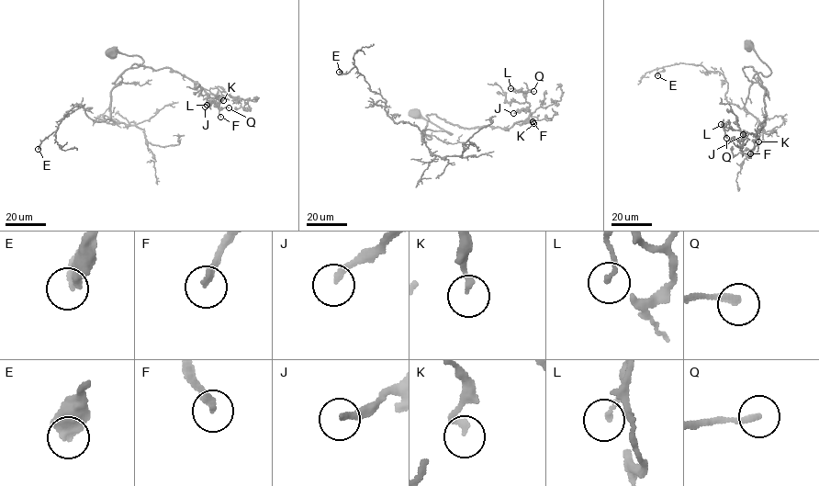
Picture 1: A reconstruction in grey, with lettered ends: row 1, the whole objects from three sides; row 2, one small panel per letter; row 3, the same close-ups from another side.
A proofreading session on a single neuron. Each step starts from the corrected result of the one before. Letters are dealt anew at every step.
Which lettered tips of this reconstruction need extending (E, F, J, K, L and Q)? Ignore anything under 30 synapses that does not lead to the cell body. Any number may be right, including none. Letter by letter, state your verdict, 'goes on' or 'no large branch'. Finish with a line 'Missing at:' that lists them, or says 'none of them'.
E: no large branch
F: goes on
J: goes on
K: no large branch
L: no large branch
Q: no large branch
Missing at: F, J

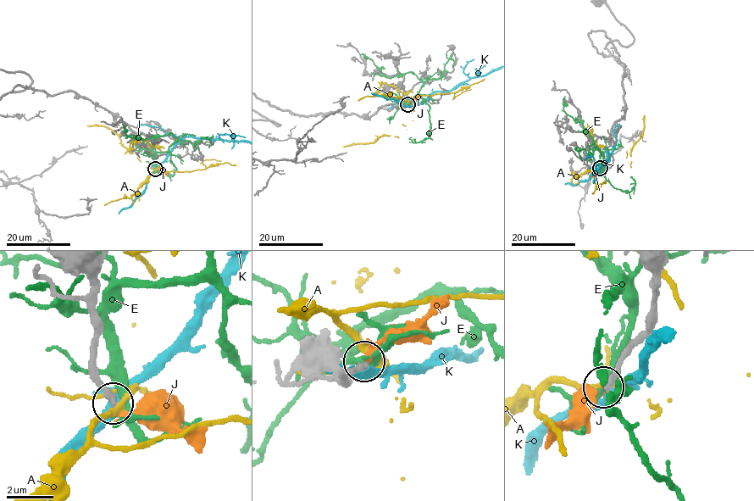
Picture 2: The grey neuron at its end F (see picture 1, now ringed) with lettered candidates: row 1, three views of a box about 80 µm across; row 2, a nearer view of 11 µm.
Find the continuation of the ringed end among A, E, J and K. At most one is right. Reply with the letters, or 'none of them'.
J

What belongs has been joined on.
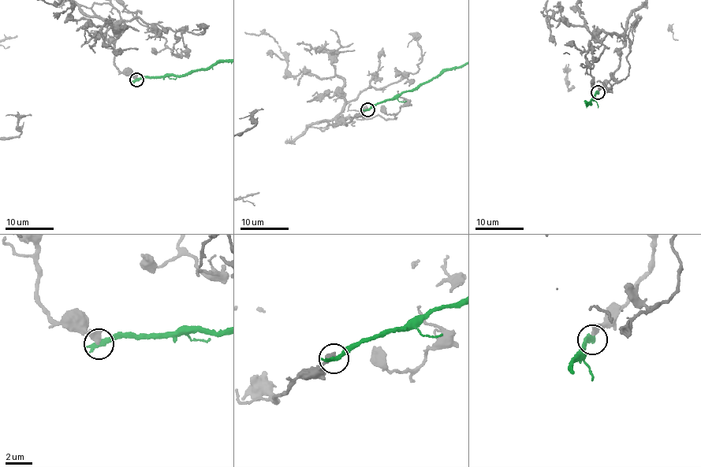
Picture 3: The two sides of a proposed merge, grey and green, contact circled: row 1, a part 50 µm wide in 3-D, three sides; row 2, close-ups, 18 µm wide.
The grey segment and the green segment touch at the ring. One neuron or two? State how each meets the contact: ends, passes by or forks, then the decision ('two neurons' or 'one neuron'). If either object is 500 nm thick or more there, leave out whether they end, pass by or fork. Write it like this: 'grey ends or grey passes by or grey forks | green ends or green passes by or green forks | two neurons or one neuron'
grey ends | green ends | two neurons

